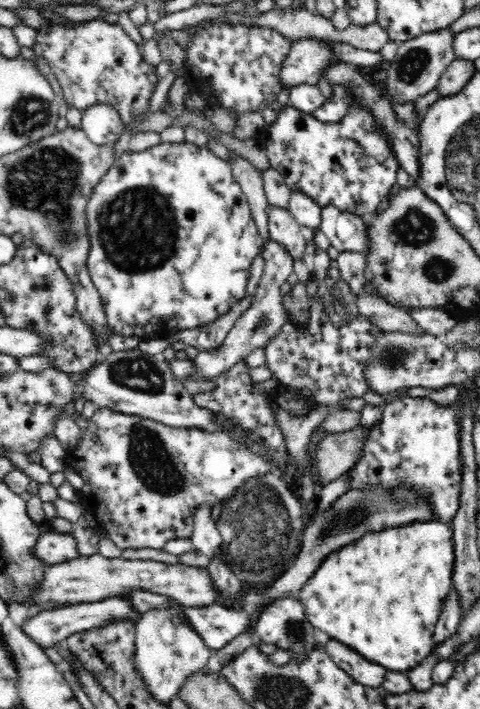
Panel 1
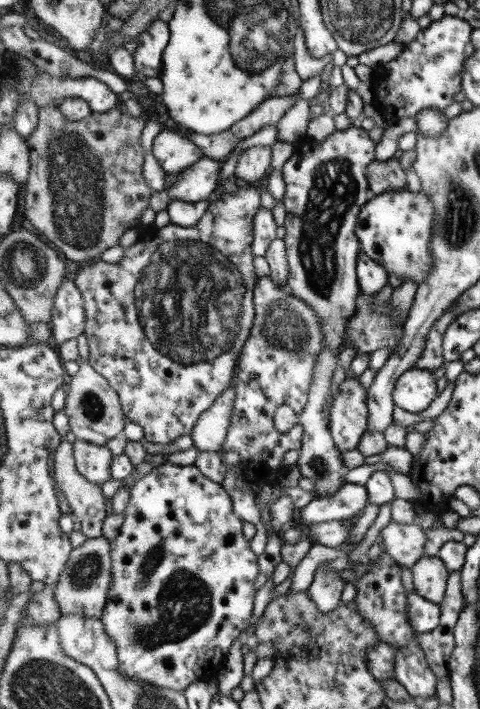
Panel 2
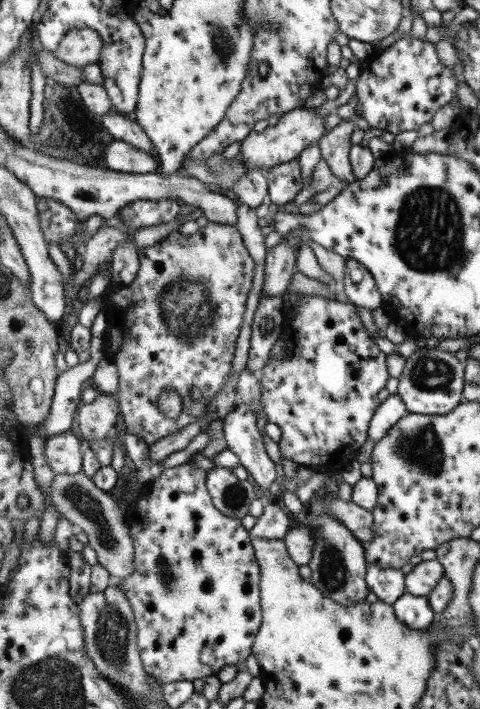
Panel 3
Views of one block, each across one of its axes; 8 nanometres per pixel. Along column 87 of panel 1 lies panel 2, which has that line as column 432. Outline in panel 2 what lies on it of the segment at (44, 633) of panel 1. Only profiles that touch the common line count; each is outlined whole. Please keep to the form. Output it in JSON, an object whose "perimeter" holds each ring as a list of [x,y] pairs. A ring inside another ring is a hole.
{"perimeter":[[[409,592],[409,615],[413,629],[424,633],[440,626],[442,609],[440,604],[427,600],[417,592]]]}

